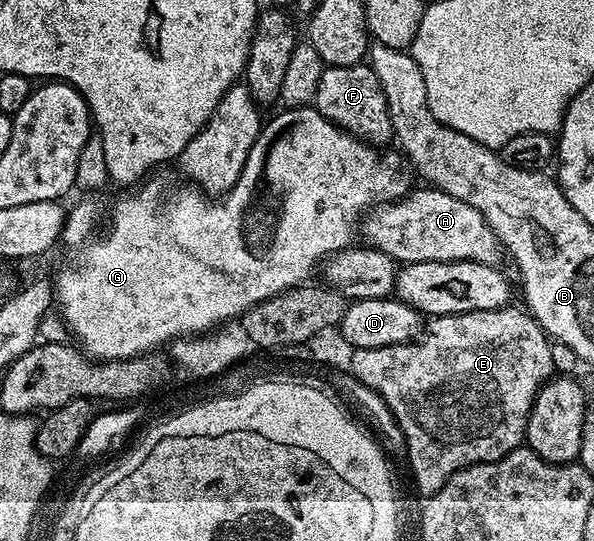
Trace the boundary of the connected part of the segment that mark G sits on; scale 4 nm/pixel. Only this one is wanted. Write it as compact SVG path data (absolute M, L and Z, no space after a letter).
M313 107L287 109L282 112L268 125L266 122L262 126L258 139L249 151L249 159L241 171L241 179L237 179L235 186L222 197L208 200L194 187L166 189L161 182L148 180L131 191L136 193L121 198L112 207L111 226L100 241L87 241L72 251L71 258L60 267L59 274L54 274L54 304L63 308L62 321L73 334L78 348L88 357L96 361L127 361L131 357L139 356L140 347L155 345L158 339L165 339L170 343L175 338L190 339L196 335L207 335L216 327L222 327L242 318L243 314L257 303L284 293L287 289L308 284L312 280L311 272L315 268L316 272L327 258L352 244L351 236L354 233L356 236L361 215L366 214L374 206L385 205L389 201L397 201L400 197L407 196L409 184L407 185L407 177L403 174L405 161L398 152L387 153L391 151L380 151L365 141L358 141L353 134L338 129L333 122L325 120Z

